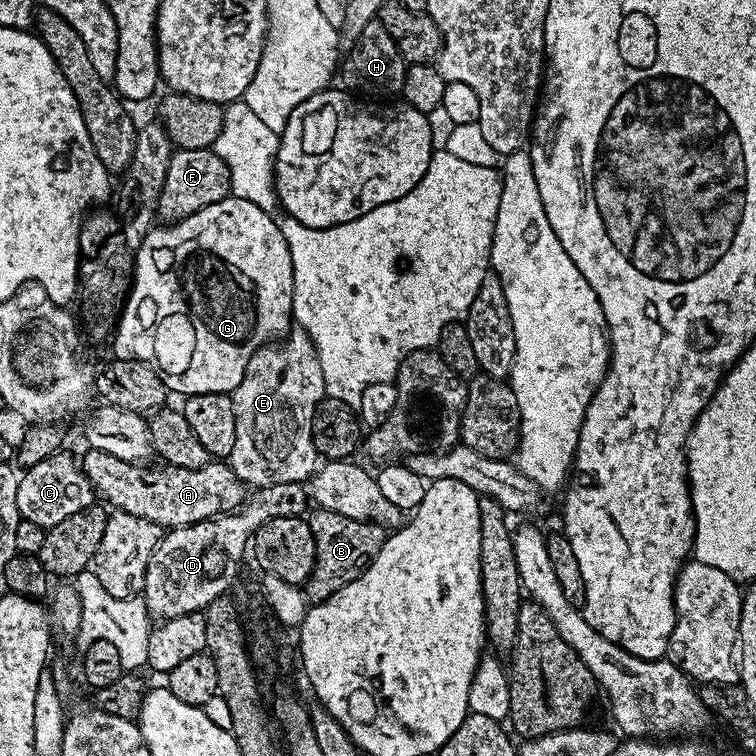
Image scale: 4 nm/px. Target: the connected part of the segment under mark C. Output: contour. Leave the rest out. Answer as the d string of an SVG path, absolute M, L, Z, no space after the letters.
M64 450L53 453L33 468L27 469L18 482L18 510L20 519L29 520L44 529L58 526L62 518L78 514L78 510L89 508L94 503L94 489L84 474L83 467Z

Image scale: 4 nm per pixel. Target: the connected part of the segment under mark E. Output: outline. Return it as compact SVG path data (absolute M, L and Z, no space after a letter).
M292 330L279 342L269 342L248 360L242 382L230 394L236 415L234 450L230 457L232 473L248 486L266 484L298 484L307 481L318 467L318 453L312 437L316 408L324 399L322 362L314 350L314 342L302 330Z

